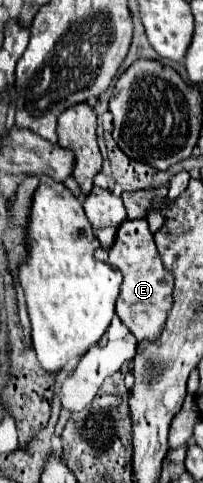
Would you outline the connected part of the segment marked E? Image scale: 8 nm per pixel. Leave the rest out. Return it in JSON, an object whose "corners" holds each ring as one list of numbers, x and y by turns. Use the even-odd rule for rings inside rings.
{"corners":[[125,220,117,232,115,244,109,250,99,248,95,256,117,266,123,274,123,284,117,298,117,316,121,322,135,334,139,342,159,338,161,326,165,326,165,318,173,304,173,274,169,274,161,262,147,220]]}

